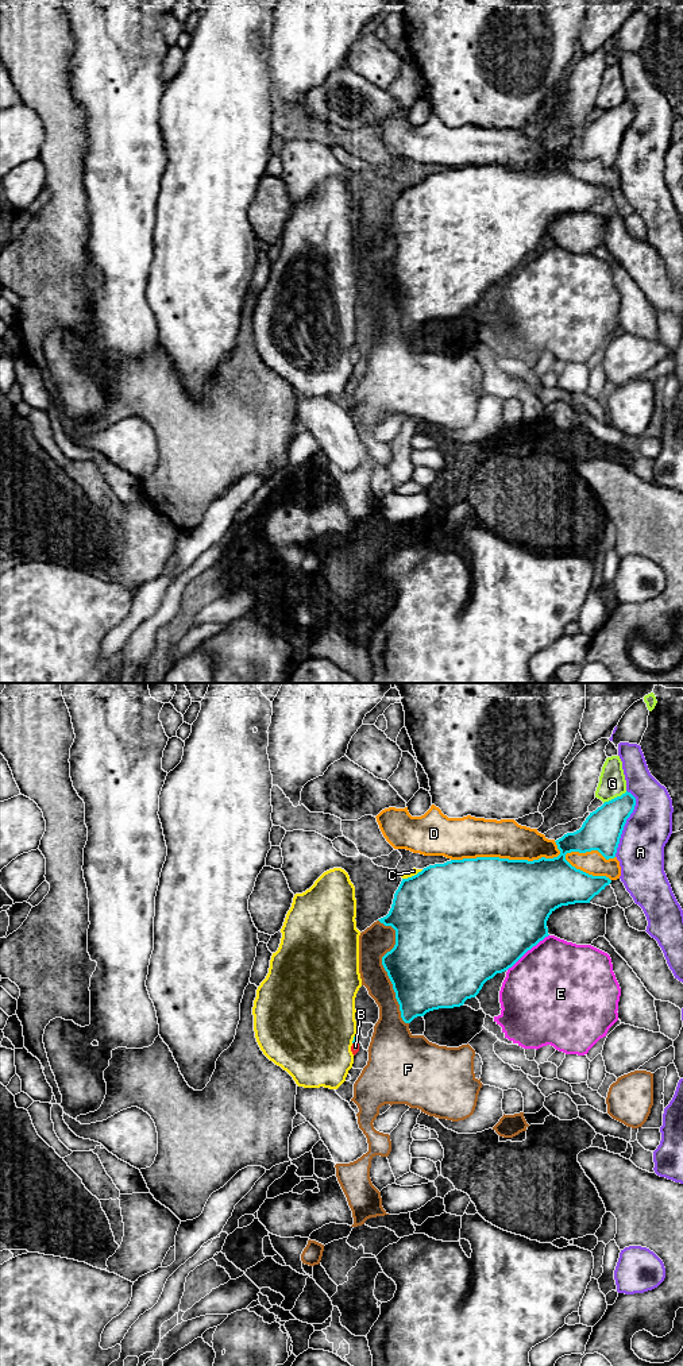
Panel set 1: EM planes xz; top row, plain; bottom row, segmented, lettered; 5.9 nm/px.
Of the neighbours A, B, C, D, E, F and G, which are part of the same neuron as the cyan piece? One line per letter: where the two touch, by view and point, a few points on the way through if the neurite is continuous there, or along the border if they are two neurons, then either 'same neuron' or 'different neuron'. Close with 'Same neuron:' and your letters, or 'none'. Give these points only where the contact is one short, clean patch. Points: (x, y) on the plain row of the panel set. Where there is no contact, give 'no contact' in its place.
A: xz (625, 131) | different neuron
B: xz (355, 350) | across xz (355, 347), (355, 350), (355, 355) | same neuron
C: xz (412, 185) | different neuron
D: xz (506, 168) | different neuron
E: xz (527, 259) | different neuron
F: xz (385, 278) | different neuron
G: xz (614, 107) | different neuron
Same neuron: B

